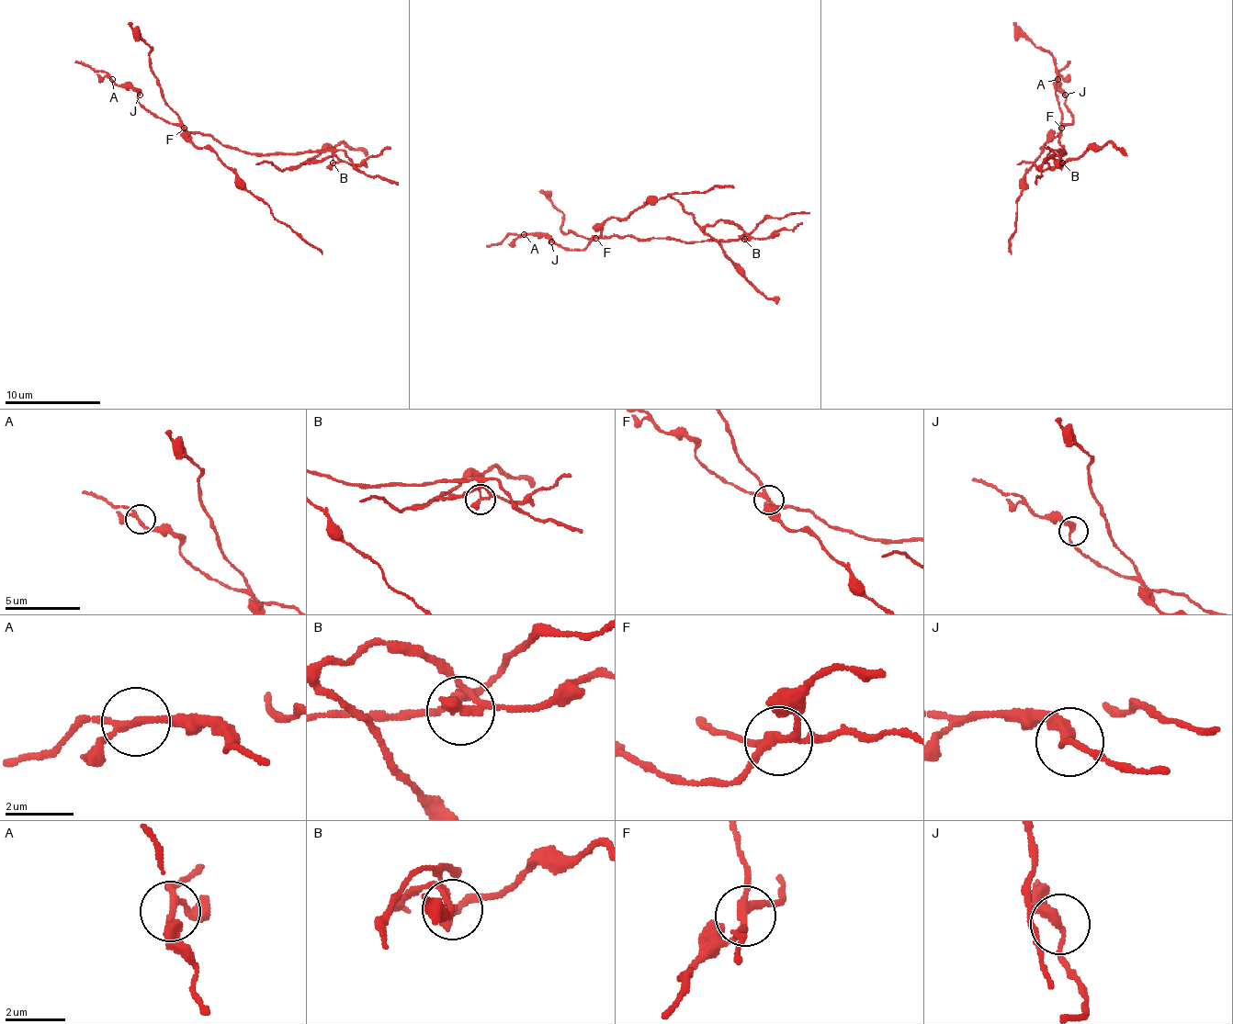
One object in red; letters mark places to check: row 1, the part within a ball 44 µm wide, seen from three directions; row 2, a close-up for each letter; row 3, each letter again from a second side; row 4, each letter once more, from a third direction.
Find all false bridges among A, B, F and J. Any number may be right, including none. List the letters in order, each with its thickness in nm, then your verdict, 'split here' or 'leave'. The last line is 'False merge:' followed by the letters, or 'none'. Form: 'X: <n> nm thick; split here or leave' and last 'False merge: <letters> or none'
A: 180 nm thick; leave
B: 260 nm thick; split here
F: 240 nm thick; split here
J: 280 nm thick; leave
False merge: B, F

